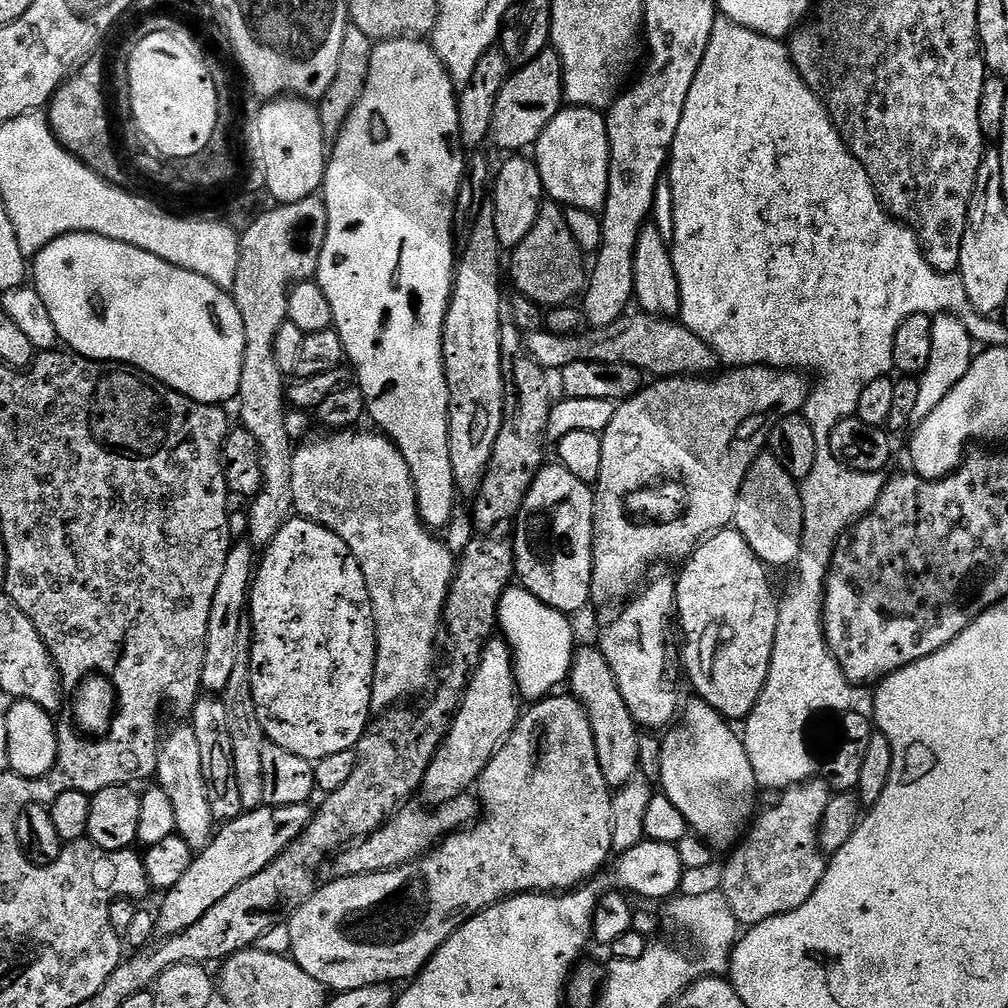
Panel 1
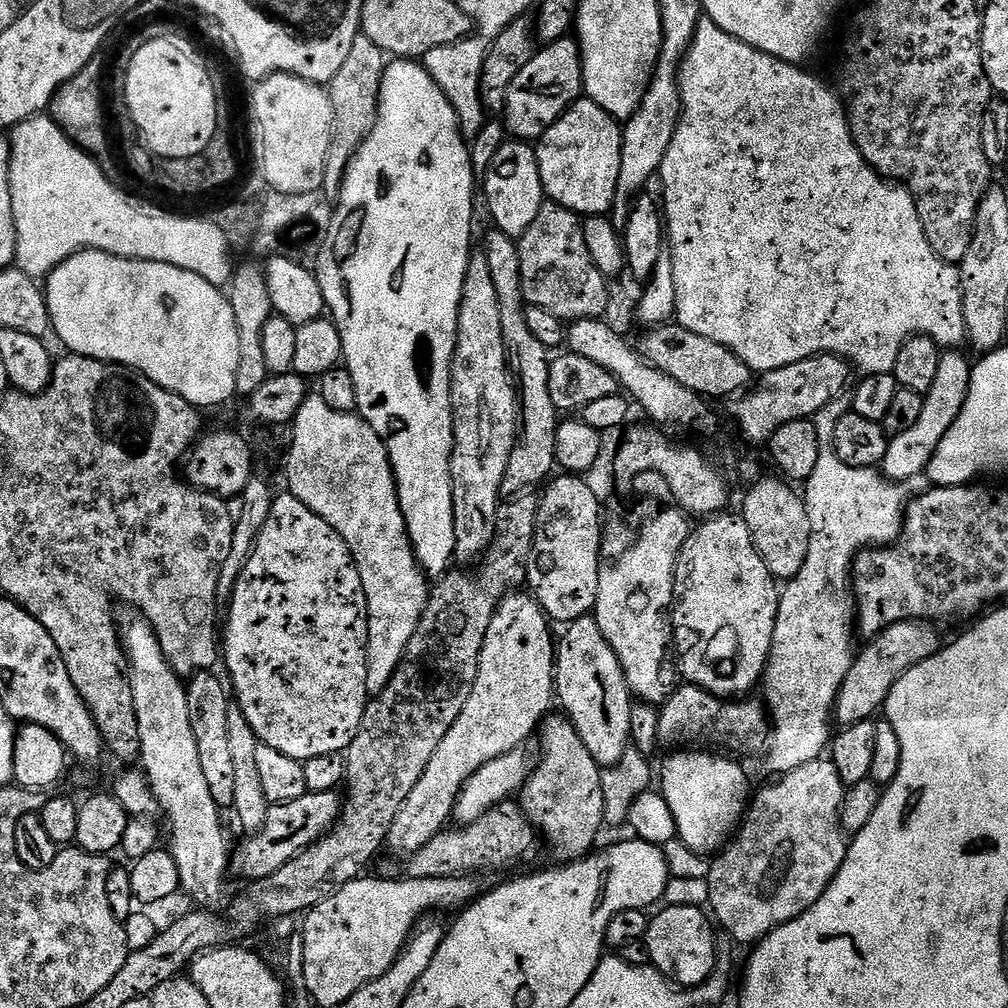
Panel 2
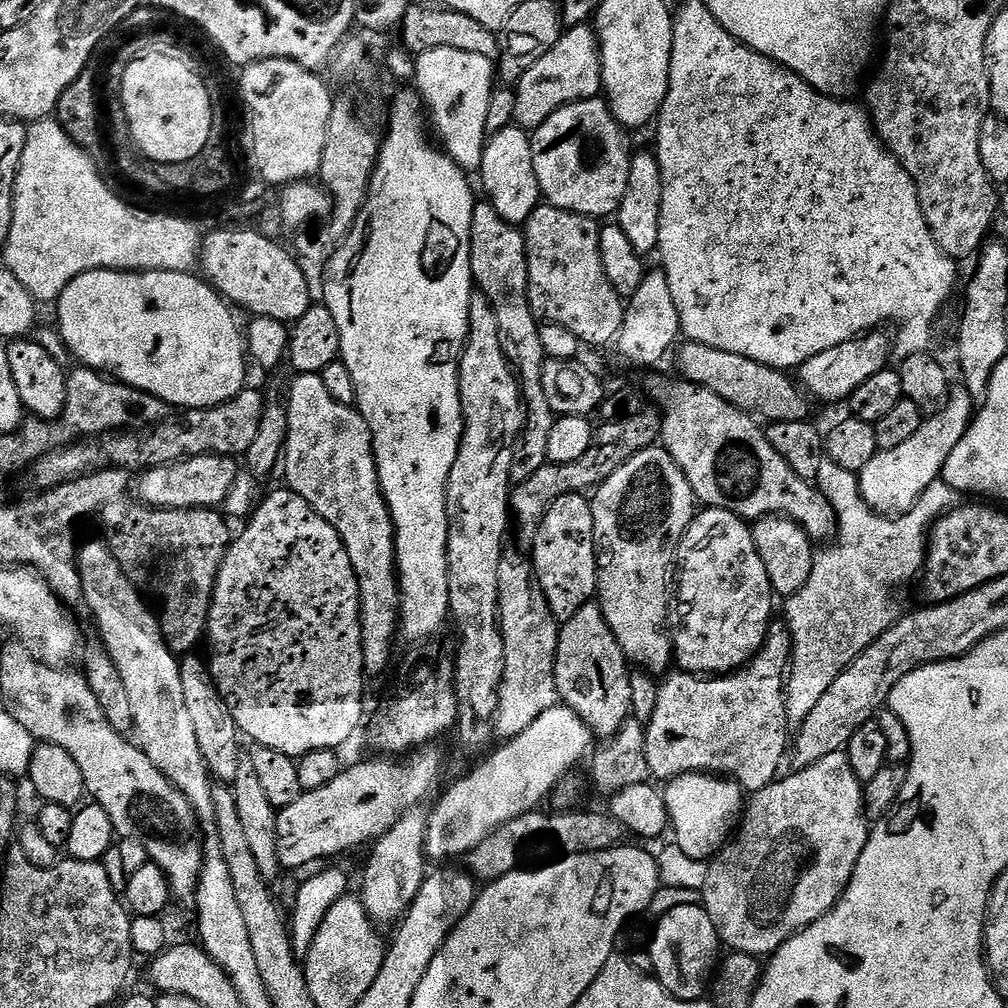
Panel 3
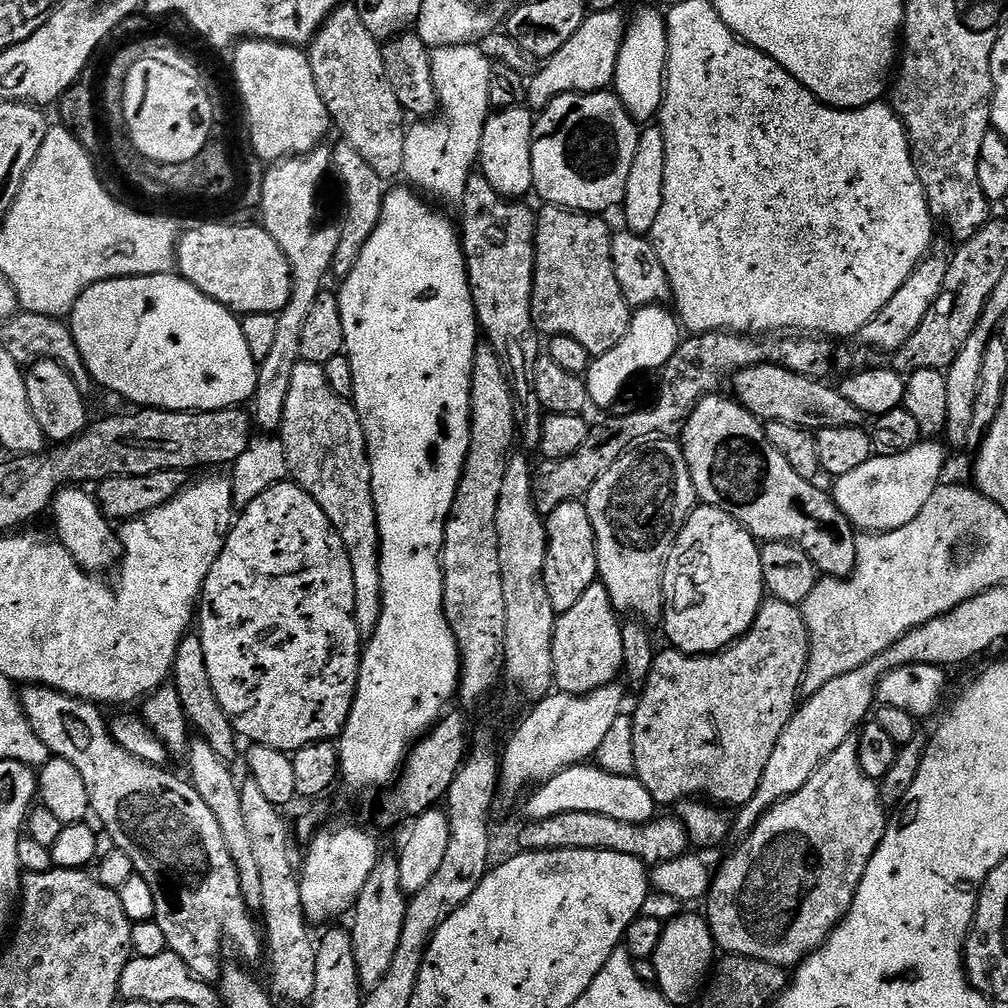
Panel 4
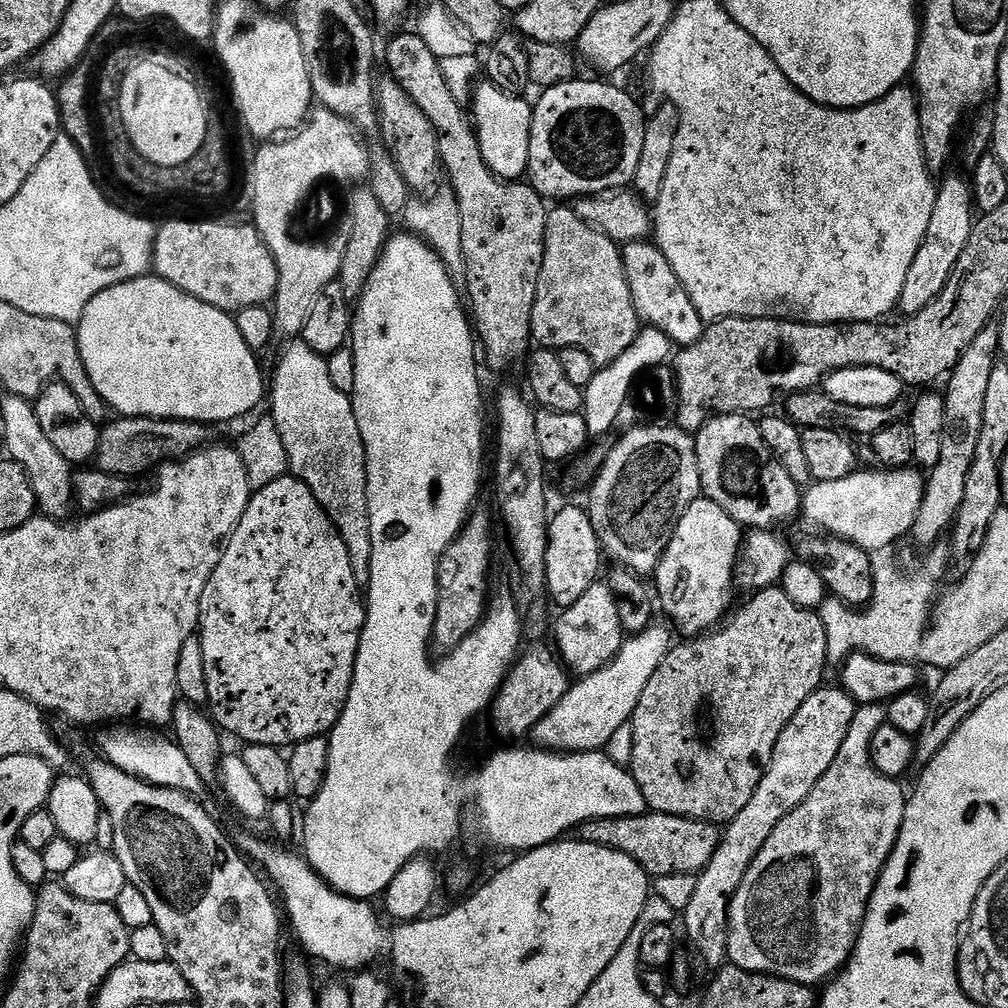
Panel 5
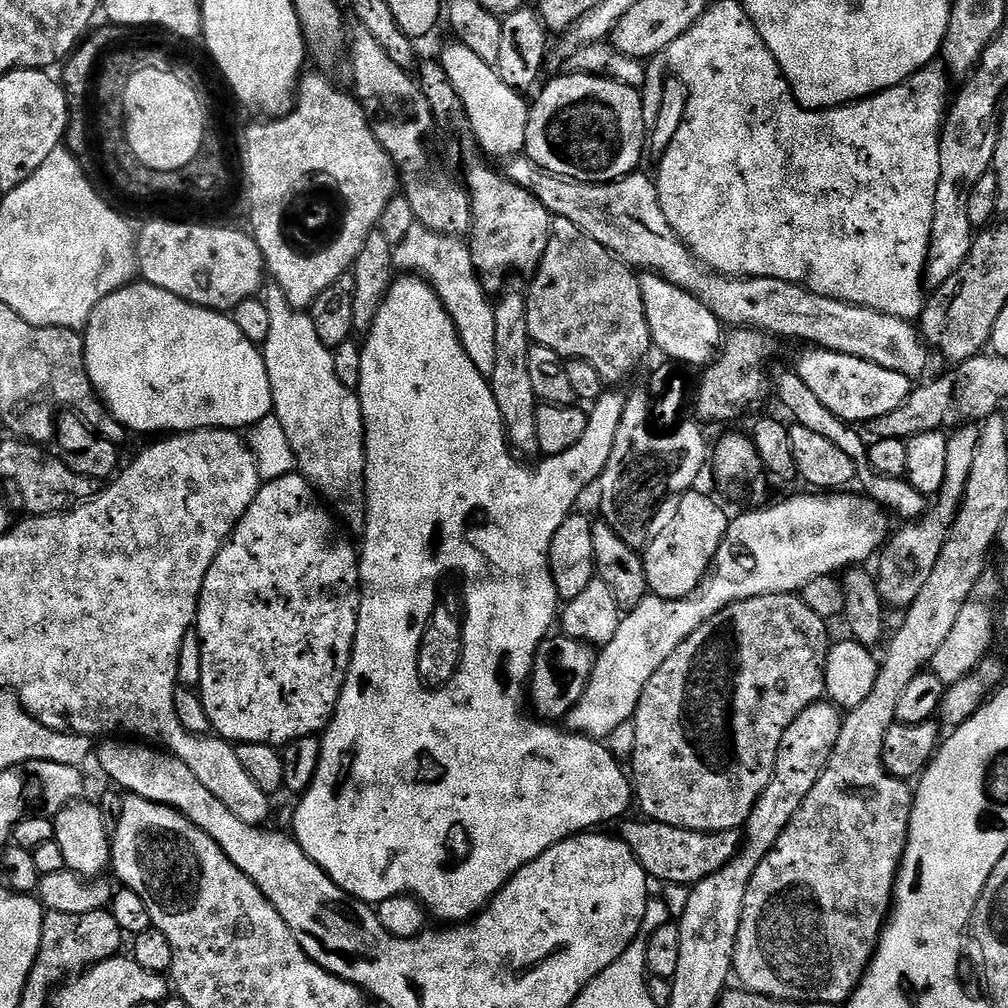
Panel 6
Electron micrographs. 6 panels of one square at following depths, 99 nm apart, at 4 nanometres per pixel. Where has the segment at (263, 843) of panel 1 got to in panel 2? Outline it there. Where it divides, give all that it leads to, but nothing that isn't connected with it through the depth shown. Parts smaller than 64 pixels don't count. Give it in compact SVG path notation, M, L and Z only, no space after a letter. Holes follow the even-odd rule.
M307 792L302 798L294 798L294 802L274 804L268 809L266 822L259 832L249 835L248 841L230 856L230 868L233 873L244 879L244 882L270 878L286 862L300 856L311 844L316 844L332 831L340 819L342 800L336 792Z

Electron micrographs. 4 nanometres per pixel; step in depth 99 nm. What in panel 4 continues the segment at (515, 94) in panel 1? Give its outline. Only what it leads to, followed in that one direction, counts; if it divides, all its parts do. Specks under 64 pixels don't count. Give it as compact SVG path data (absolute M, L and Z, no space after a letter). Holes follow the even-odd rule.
M614 11L592 12L585 16L570 42L547 57L527 81L526 104L529 109L543 110L554 98L571 92L602 92L615 81L618 54L622 50L626 31L626 20L620 15L619 11Z

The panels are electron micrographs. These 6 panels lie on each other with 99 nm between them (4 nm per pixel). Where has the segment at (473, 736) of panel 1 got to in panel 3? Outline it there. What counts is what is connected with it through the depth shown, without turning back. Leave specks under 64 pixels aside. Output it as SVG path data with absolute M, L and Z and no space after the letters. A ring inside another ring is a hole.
M505 551L498 566L498 606L504 643L504 673L496 713L492 719L492 730L497 737L500 736L501 741L512 740L522 734L522 730L526 730L534 718L546 714L546 710L557 707L558 704L556 651L561 625L550 610L536 580L531 559L516 552ZM423 807L412 808L386 835L371 845L372 853L364 864L364 881L358 895L366 914L377 925L395 925L414 902L426 875L424 831L428 825L428 812Z

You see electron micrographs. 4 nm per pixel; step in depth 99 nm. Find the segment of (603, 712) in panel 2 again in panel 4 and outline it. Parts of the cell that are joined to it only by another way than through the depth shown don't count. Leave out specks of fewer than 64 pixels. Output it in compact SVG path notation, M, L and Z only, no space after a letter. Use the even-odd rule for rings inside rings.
M599 582L592 584L573 608L557 615L552 643L552 679L559 691L571 696L588 696L602 686L617 683L616 675L621 675L624 667L621 623L606 586Z

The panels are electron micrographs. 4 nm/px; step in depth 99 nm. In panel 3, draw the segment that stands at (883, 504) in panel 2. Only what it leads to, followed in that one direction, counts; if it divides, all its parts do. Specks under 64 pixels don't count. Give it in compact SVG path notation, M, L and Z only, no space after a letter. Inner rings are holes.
M827 458L814 483L834 508L836 531L831 543L824 546L829 548L815 553L806 586L787 597L785 603L788 605L784 608L783 619L792 634L786 714L792 726L806 722L822 694L834 686L834 678L900 619L902 607L892 595L896 588L910 583L916 575L917 579L925 571L932 525L958 504L957 492L941 478L922 490L911 512L895 518L875 512L862 498L857 473L842 470L842 466Z

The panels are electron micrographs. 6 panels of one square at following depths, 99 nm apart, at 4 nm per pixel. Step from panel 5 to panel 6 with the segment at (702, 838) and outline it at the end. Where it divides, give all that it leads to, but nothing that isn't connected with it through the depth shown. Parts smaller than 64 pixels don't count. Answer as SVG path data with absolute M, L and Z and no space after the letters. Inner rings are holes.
M639 819L632 820L625 826L622 839L626 846L630 846L634 858L638 858L649 877L653 881L660 880L661 885L691 886L702 882L702 878L722 870L722 866L729 864L742 847L739 831L695 832L678 826L666 826L657 820Z

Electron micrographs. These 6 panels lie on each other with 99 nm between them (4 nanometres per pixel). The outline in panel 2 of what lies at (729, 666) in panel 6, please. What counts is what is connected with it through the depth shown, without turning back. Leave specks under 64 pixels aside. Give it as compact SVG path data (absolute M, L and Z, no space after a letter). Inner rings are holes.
M685 683L677 687L660 708L660 739L665 745L723 750L736 758L756 756L759 752L761 755L768 746L770 717L765 705L759 699L752 699L721 698L694 684Z

